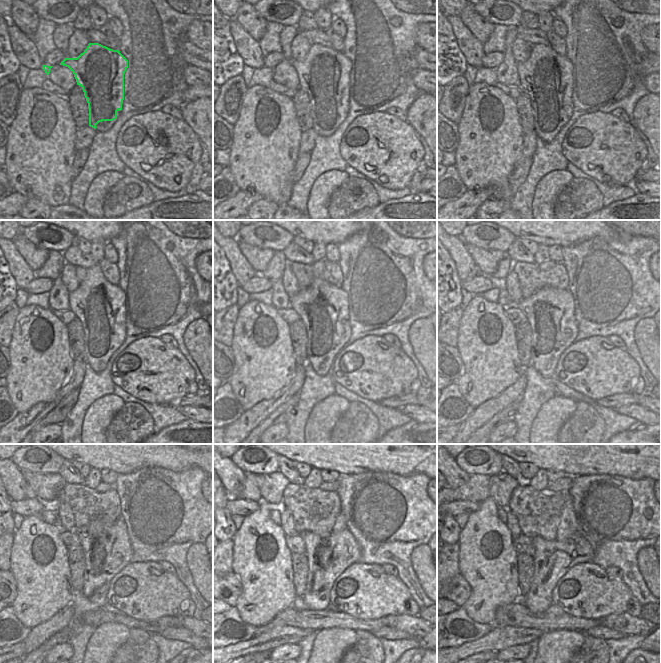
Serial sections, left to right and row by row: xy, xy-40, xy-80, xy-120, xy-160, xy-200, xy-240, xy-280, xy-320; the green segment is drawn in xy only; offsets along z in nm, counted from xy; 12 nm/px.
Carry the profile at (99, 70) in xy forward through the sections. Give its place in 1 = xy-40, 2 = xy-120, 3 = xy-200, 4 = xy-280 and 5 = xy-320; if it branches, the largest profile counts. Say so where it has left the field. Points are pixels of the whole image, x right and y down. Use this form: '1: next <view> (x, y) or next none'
1: next xy-40 (324, 74)
2: next xy-120 (100, 306)
3: next xy-200 (549, 311)
4: next xy-280 (323, 554)
5: next xy-320 (548, 555)

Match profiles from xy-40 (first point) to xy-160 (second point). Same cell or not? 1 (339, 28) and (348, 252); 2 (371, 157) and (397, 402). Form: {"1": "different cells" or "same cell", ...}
{"1": "different cells", "2": "different cells"}

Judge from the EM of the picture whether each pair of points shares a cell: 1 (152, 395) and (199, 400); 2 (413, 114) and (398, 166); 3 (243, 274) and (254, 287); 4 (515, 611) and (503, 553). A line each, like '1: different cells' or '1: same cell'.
1: different cells
2: different cells
3: different cells
4: different cells

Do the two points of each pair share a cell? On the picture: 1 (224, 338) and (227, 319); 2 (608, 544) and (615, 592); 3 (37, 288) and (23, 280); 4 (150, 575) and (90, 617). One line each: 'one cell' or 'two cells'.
1: one cell
2: two cells
3: two cells
4: two cells

